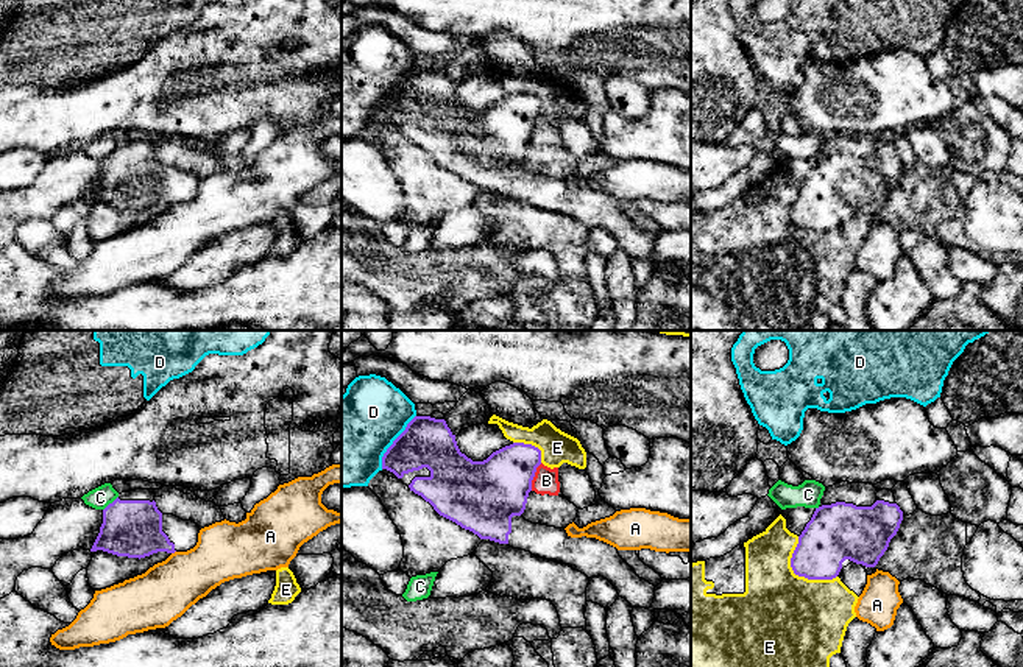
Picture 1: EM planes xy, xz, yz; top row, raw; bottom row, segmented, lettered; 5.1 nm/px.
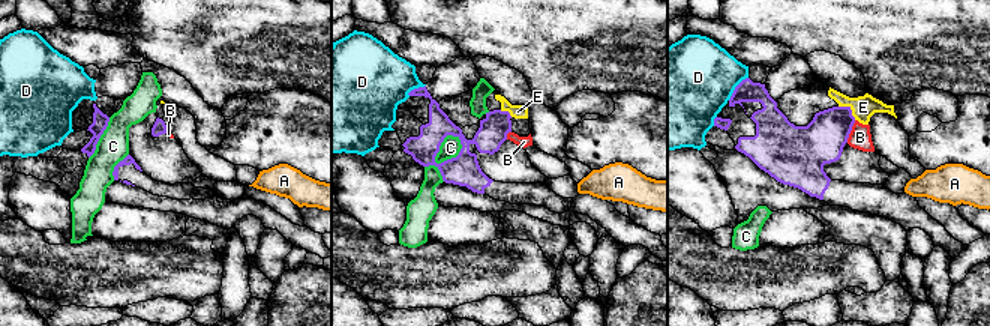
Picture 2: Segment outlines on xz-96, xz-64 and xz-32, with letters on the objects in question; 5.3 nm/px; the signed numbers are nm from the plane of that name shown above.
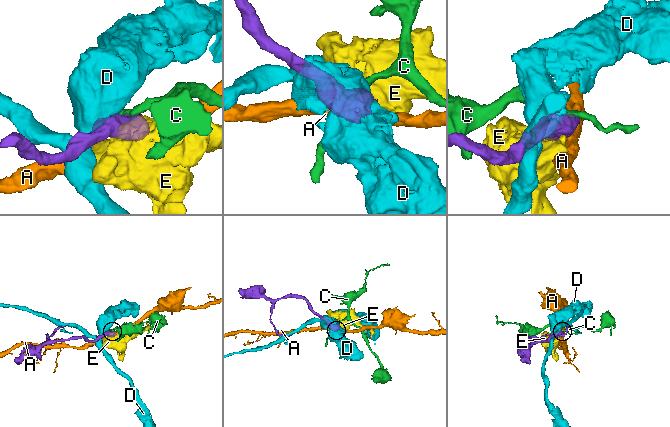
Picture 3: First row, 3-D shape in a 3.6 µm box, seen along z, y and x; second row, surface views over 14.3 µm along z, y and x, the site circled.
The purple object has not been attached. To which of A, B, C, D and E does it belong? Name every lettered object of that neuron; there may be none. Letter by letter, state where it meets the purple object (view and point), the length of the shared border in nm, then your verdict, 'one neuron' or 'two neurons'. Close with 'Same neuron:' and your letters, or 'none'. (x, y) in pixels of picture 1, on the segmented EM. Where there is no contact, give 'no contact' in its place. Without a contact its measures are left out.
A: xy (173, 552) | 30 nm | two neurons
B: xz (534, 476) | 160 nm | two neurons
C: xy (109, 504) | 110 nm | two neurons
D: xz (393, 441) | 340 nm | two neurons
E: yz (797, 574) | 300 nm | two neurons
Same neuron: none

